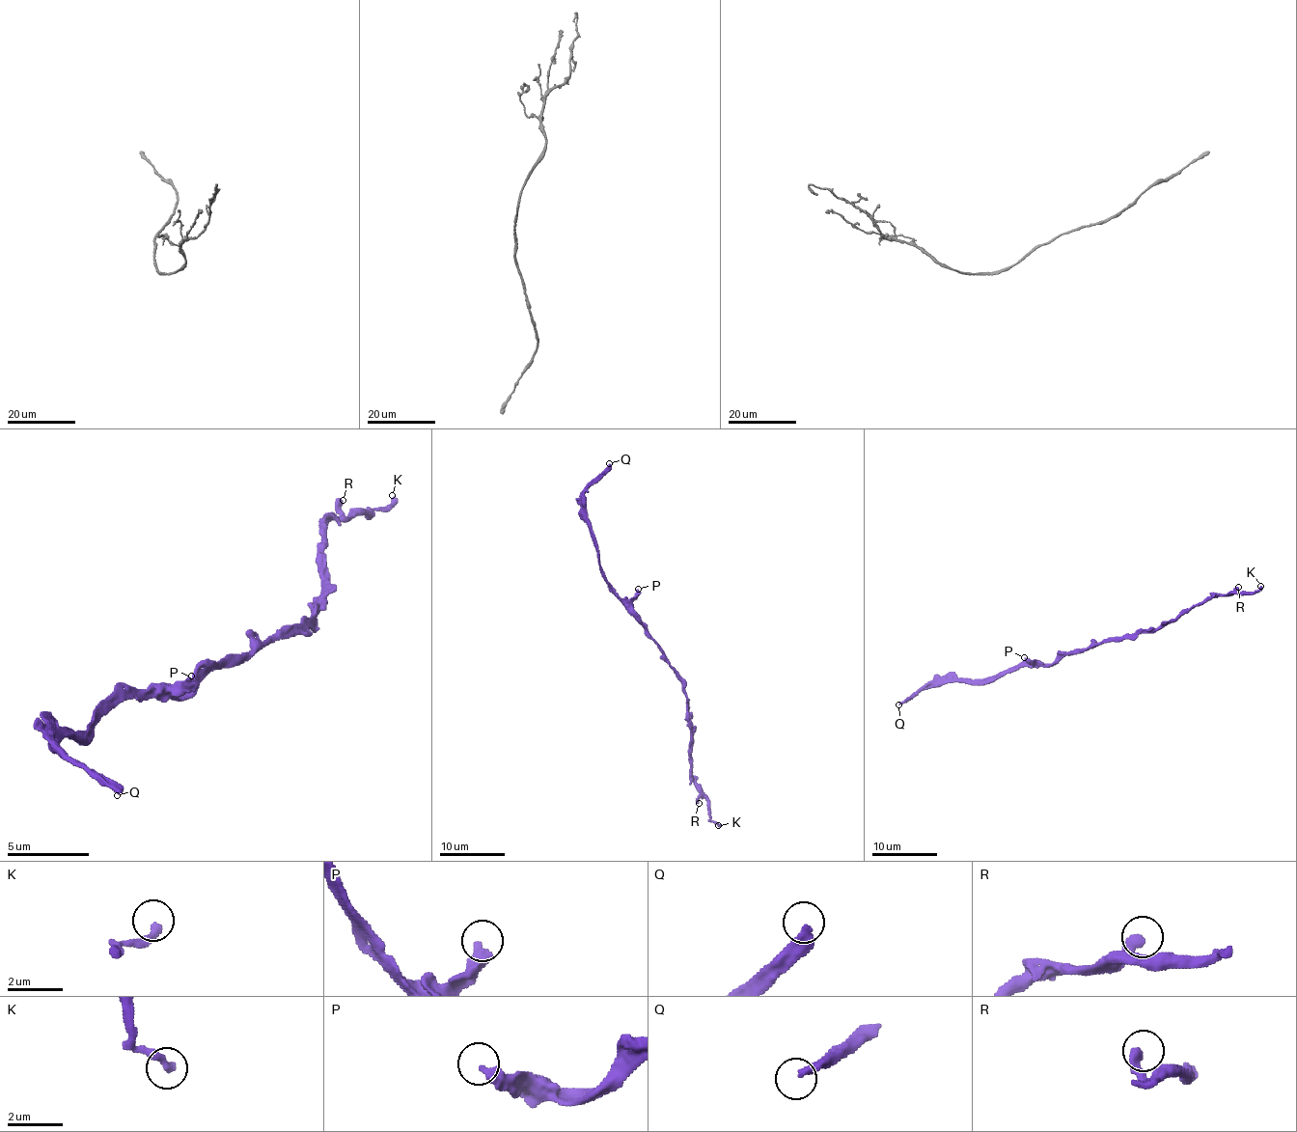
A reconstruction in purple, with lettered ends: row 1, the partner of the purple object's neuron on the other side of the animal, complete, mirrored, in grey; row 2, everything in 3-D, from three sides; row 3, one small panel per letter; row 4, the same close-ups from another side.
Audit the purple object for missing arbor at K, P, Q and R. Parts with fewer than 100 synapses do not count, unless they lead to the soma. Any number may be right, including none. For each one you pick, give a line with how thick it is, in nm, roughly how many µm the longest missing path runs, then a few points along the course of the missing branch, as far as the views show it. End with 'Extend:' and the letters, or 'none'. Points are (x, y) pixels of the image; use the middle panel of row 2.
Q: 340 nm thick; about 60 µm are missing
Extend: Q

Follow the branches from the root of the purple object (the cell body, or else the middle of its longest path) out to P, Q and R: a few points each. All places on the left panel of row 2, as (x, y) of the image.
P: (233, 664), (220, 664), (187, 697), (175, 697), (175, 688), (179, 688), (191, 676)
Q: (233, 664), (216, 664), (187, 692), (122, 697), (84, 733), (60, 741), (56, 750), (89, 766), (117, 795)
R: (233, 664), (282, 626), (298, 626), (315, 610), (322, 593), (322, 528), (343, 516), (339, 508), (343, 500)

